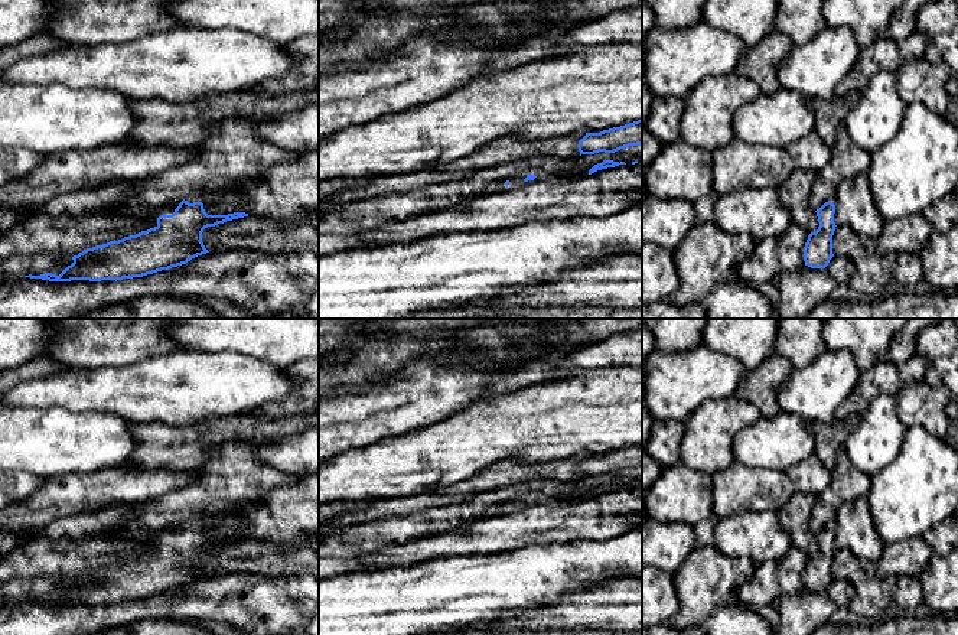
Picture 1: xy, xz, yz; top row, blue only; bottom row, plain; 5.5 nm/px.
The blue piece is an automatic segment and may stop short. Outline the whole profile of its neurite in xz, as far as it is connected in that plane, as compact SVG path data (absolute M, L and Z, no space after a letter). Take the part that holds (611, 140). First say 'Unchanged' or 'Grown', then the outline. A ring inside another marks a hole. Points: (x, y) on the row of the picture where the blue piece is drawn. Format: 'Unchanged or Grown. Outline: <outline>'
Unchanged. Outline: M642 118L600 133L586 133L579 141L579 152L580 156L599 152L615 153L620 149L638 144L642 144Z

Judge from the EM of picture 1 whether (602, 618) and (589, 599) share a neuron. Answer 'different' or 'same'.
same

